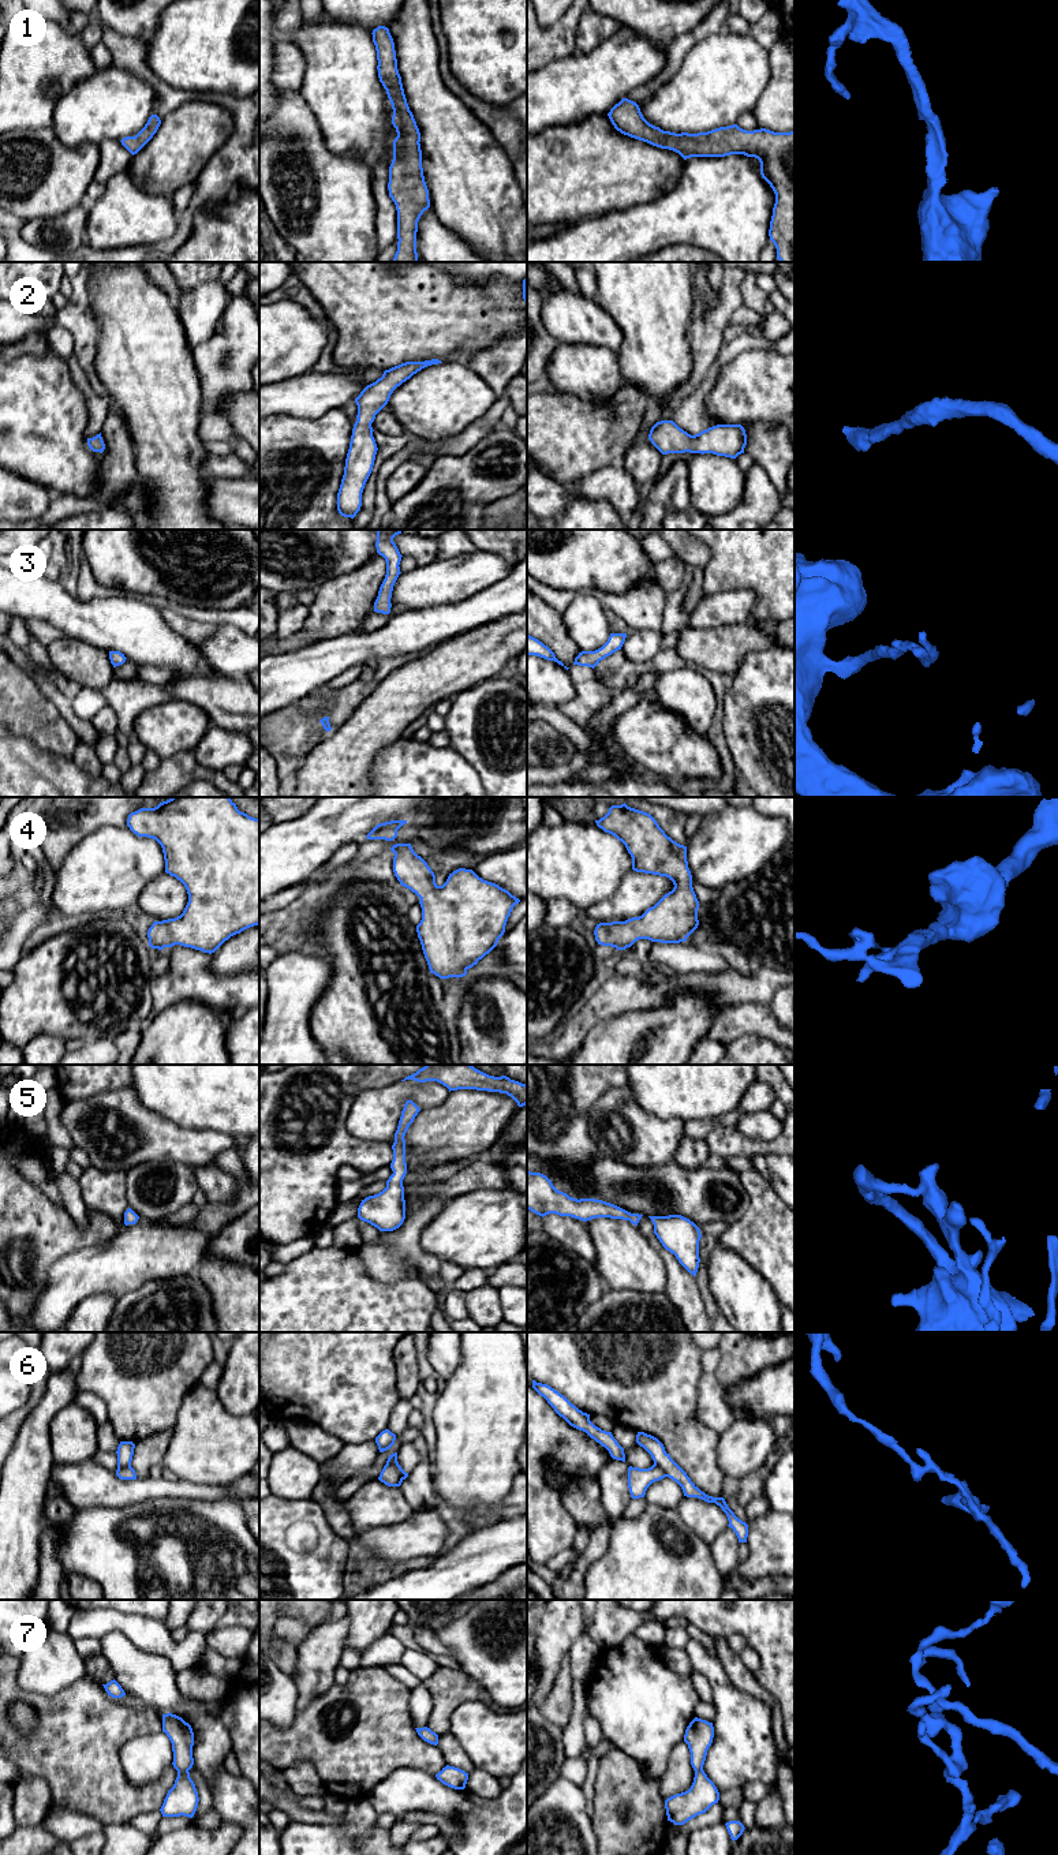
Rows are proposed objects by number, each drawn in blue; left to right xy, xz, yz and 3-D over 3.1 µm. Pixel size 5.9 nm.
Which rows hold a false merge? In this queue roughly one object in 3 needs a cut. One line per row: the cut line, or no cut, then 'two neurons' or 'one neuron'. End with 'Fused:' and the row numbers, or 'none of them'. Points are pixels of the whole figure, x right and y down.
1: cut none; one neuron
2: cut none; one neuron
3: cut none; one neuron
4: cut none; one neuron
5: cut none; one neuron
6: cut xz (387, 1463), (392, 1465), (403, 1478); two neurons
7: cut none; one neuron
Fused: 6

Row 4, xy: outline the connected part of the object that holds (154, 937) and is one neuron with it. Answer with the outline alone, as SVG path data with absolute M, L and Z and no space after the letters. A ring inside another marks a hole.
M171 797L154 808L141 808L131 812L127 819L127 826L138 837L153 838L161 845L165 860L165 872L180 880L188 894L188 902L180 916L162 921L154 921L152 924L147 931L149 946L152 949L162 950L164 947L180 945L212 954L231 936L259 924L259 819L240 812L229 797Z

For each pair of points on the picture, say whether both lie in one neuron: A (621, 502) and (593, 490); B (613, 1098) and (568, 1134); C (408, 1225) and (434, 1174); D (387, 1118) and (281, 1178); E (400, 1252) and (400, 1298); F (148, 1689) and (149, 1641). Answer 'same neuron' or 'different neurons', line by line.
A: same neuron
B: different neurons
C: different neurons
D: different neurons
E: different neurons
F: different neurons

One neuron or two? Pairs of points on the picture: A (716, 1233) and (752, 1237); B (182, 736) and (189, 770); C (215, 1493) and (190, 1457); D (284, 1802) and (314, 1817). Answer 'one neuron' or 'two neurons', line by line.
A: two neurons
B: two neurons
C: two neurons
D: one neuron

